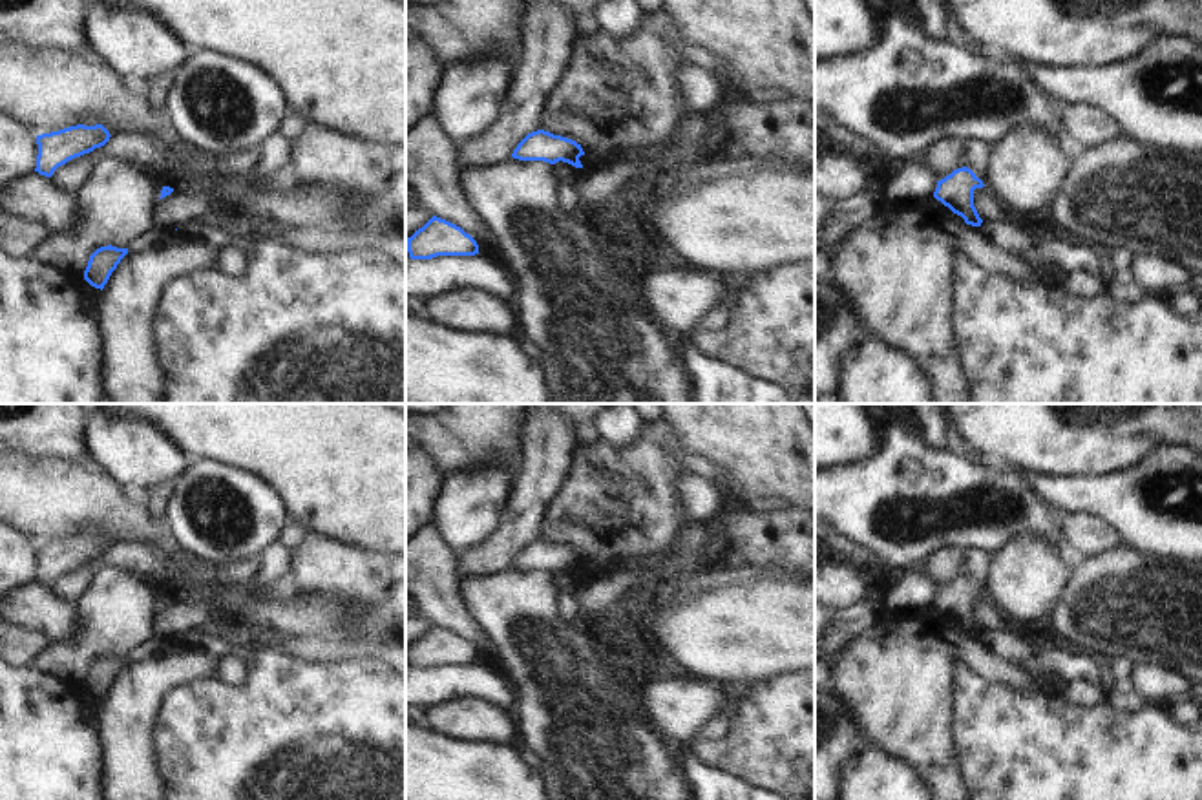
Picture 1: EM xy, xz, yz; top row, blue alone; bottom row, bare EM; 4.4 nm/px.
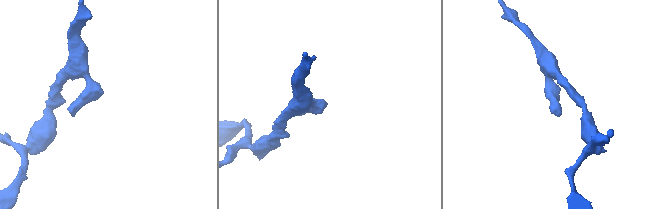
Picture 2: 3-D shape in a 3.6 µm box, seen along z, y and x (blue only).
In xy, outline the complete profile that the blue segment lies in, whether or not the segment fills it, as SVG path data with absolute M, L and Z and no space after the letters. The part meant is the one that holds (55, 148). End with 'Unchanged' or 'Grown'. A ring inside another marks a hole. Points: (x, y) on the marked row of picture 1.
M77 124L58 132L37 135L38 155L35 172L51 177L58 166L104 146L110 137L110 132L102 124Z. Unchanged.

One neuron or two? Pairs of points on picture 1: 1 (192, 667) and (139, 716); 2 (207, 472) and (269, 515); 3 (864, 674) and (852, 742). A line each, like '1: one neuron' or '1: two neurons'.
1: one neuron
2: one neuron
3: two neurons

